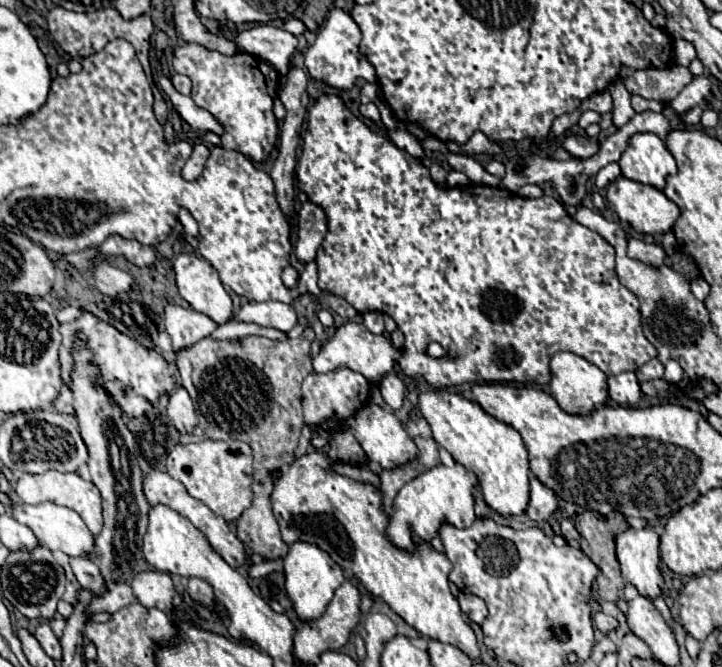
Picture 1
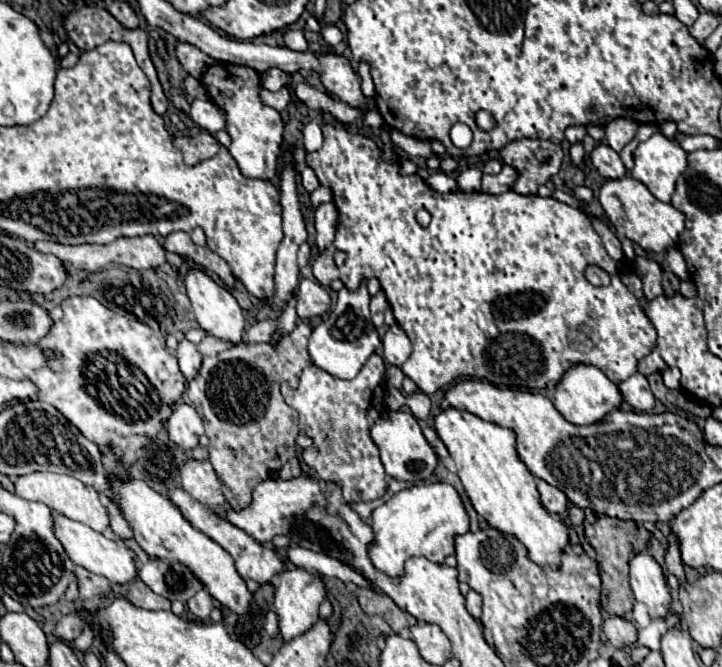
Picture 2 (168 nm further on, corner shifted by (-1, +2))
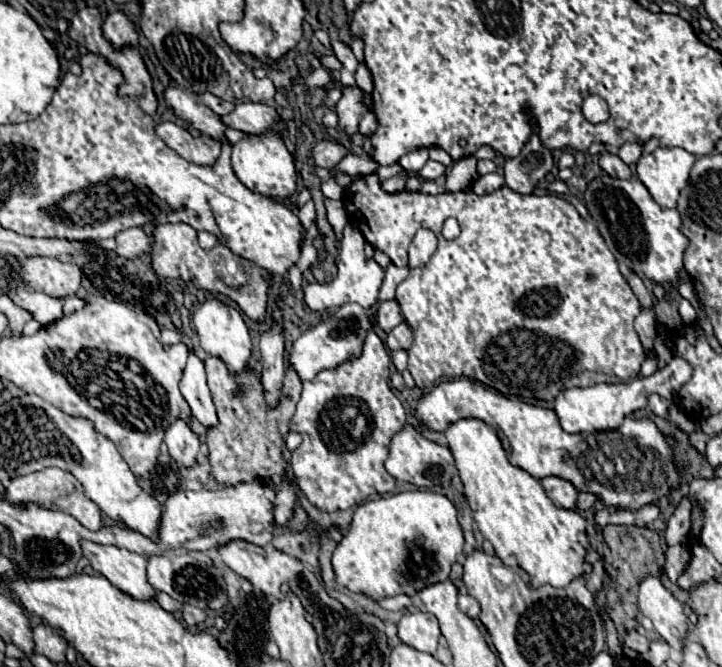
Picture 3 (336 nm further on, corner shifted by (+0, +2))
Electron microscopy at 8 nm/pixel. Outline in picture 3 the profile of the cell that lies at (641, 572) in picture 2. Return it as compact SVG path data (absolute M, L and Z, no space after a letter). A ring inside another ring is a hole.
M645 577L639 583L639 611L649 617L655 631L673 649L681 649L681 641L687 633L687 617L681 603L663 587L659 577Z

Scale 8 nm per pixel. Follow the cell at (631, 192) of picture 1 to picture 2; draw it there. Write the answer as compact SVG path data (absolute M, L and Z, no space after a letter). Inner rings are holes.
M630 175L622 179L610 179L600 187L598 201L604 209L606 219L612 223L616 233L624 239L630 239L632 243L640 245L644 251L662 253L678 245L680 231L684 229L684 215L674 209L670 203L658 201L644 183L632 179Z

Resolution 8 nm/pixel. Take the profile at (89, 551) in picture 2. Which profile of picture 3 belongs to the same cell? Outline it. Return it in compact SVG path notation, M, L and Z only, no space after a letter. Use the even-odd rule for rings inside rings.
M81 541L81 555L89 559L89 565L107 577L117 589L129 593L133 599L151 601L155 589L145 577L147 559L115 545L99 545L93 541Z

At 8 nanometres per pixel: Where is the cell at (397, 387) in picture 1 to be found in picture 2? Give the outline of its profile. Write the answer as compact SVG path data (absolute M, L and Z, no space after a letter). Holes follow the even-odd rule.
M392 325L388 327L384 339L382 339L382 355L388 363L392 365L402 365L412 353L412 341L410 337L404 333L404 329L400 325Z

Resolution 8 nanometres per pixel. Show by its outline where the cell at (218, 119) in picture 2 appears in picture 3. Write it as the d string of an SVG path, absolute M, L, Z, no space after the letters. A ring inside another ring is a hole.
M237 103L235 111L223 115L221 121L231 129L239 129L243 133L263 133L267 129L275 129L277 133L285 131L283 121L271 107L263 103Z

